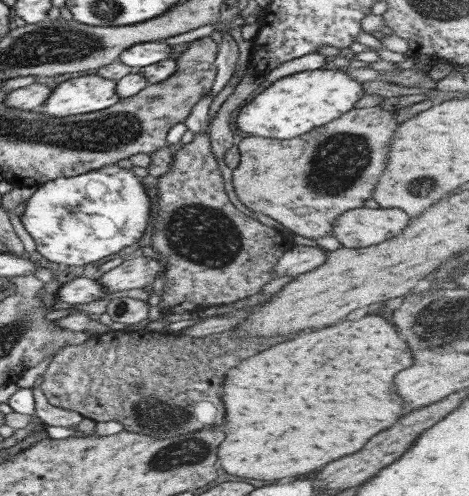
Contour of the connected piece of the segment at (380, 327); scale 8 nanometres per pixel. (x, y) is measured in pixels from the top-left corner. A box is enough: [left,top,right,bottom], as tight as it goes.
[215,316,413,480]

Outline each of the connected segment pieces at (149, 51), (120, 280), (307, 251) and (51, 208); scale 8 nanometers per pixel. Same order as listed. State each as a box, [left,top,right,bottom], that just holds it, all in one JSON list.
[[117,41,171,69],[97,255,167,293],[273,241,328,276],[19,165,151,267]]

